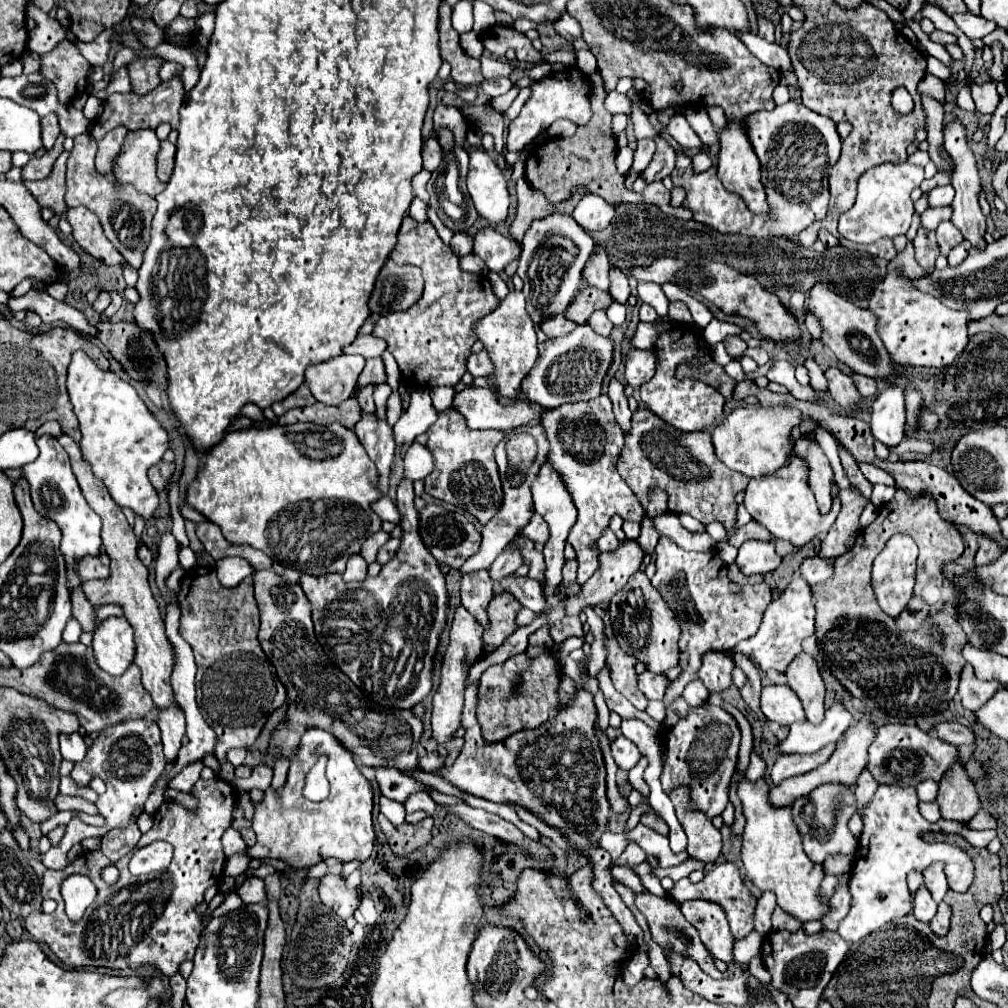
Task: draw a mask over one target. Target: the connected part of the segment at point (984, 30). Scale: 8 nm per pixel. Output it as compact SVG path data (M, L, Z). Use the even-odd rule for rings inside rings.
M954 14L952 20L956 26L970 38L970 40L980 40L986 34L996 30L996 24L986 20L984 16L974 16L974 14Z

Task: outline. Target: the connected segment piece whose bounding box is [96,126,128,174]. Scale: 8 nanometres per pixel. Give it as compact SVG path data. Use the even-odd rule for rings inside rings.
M118 126L114 128L110 134L106 134L100 142L98 142L98 154L96 154L96 170L102 174L102 172L108 172L112 168L112 162L114 158L118 156L120 152L120 146L124 142L124 136L126 136L126 128Z

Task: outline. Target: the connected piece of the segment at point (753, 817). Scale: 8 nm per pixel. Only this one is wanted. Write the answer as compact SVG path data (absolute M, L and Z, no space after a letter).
M744 780L738 788L738 796L744 806L746 828L742 842L742 862L746 876L752 880L756 888L762 892L774 892L776 904L800 922L822 920L830 910L830 898L820 896L820 886L824 880L824 868L812 862L802 850L802 840L798 830L792 826L790 808L770 808L768 802L768 786L762 780L750 784Z

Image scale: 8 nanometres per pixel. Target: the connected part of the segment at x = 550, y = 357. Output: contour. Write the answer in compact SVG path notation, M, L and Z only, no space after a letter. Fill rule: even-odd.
M576 326L574 332L538 344L540 356L522 380L522 394L542 408L558 408L568 402L582 402L600 396L602 380L612 362L612 340L598 336L592 328Z

